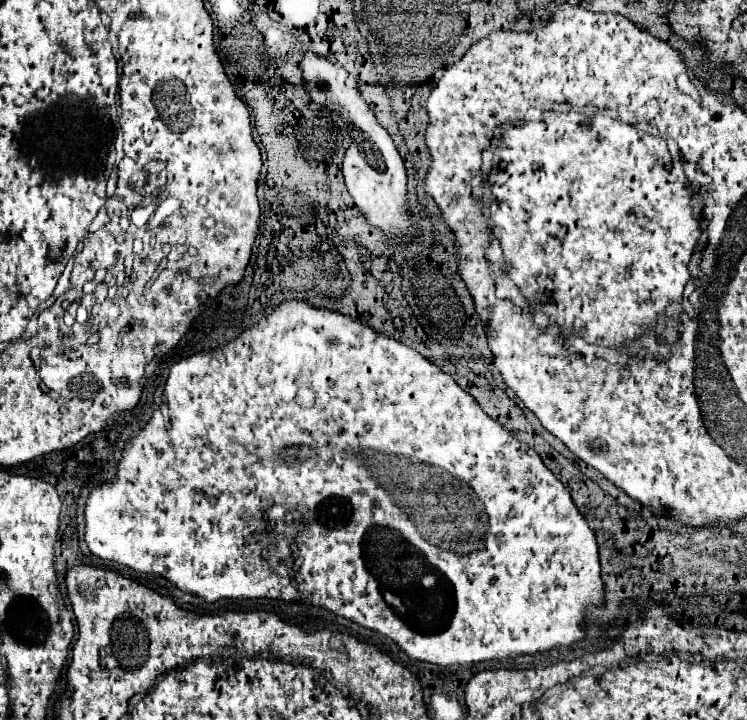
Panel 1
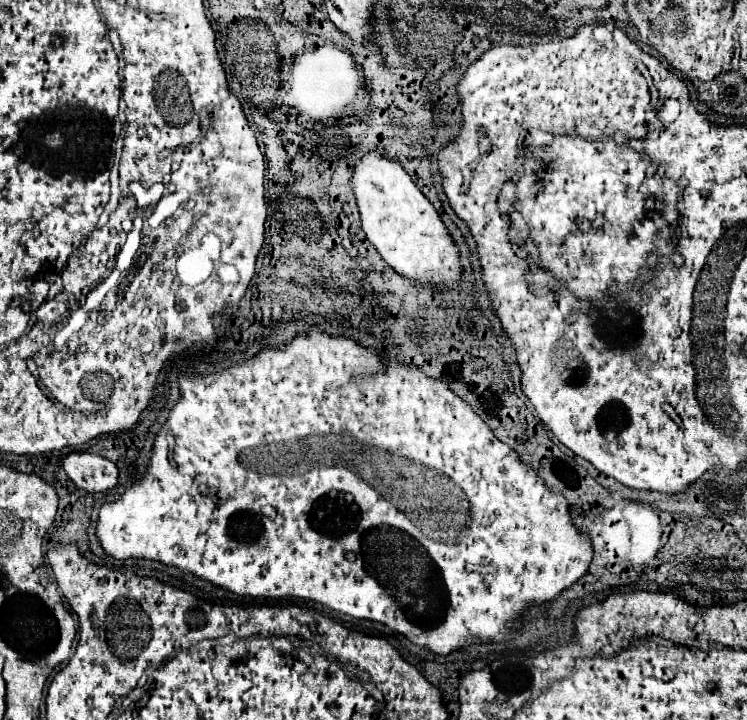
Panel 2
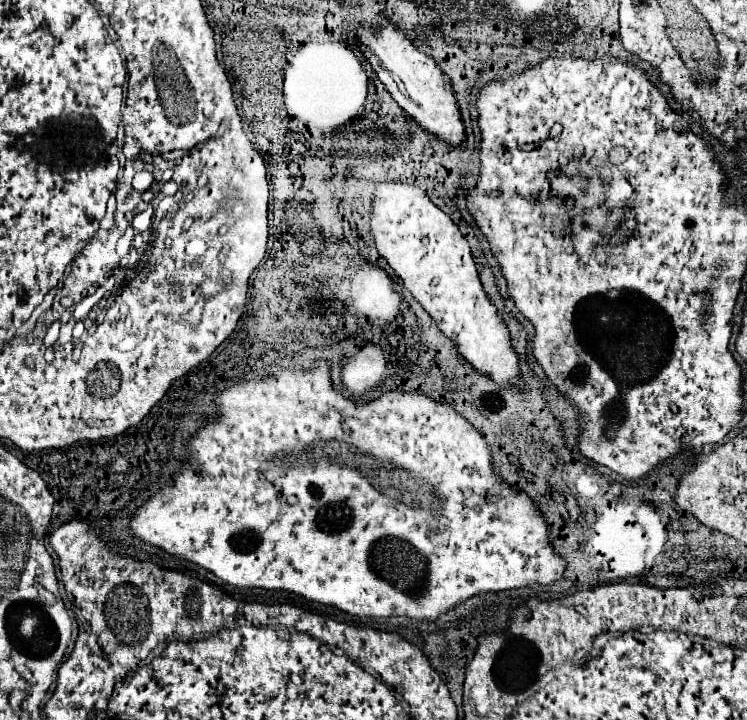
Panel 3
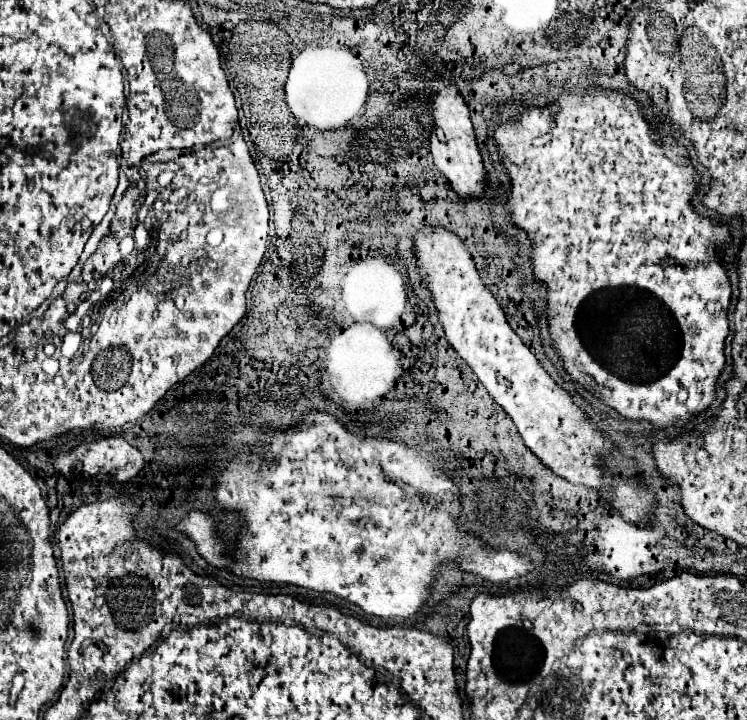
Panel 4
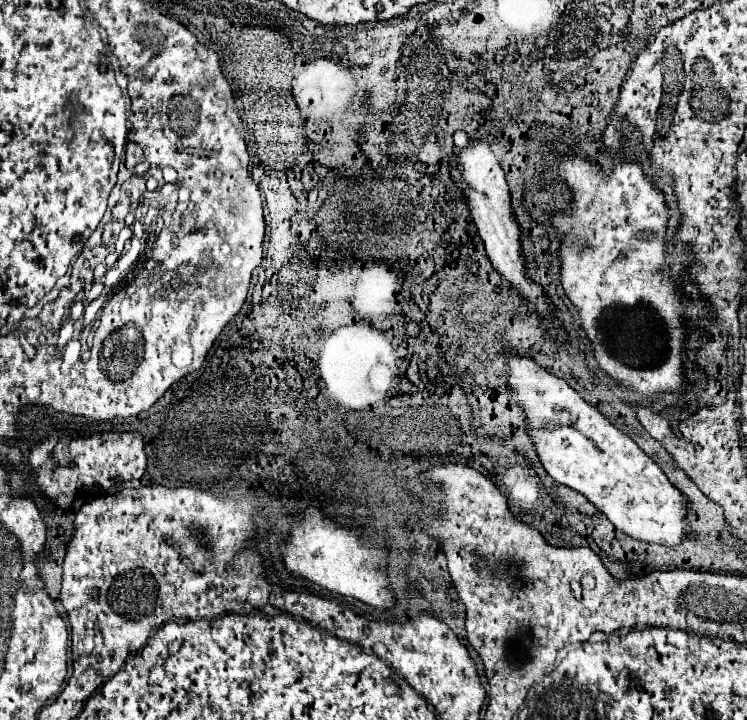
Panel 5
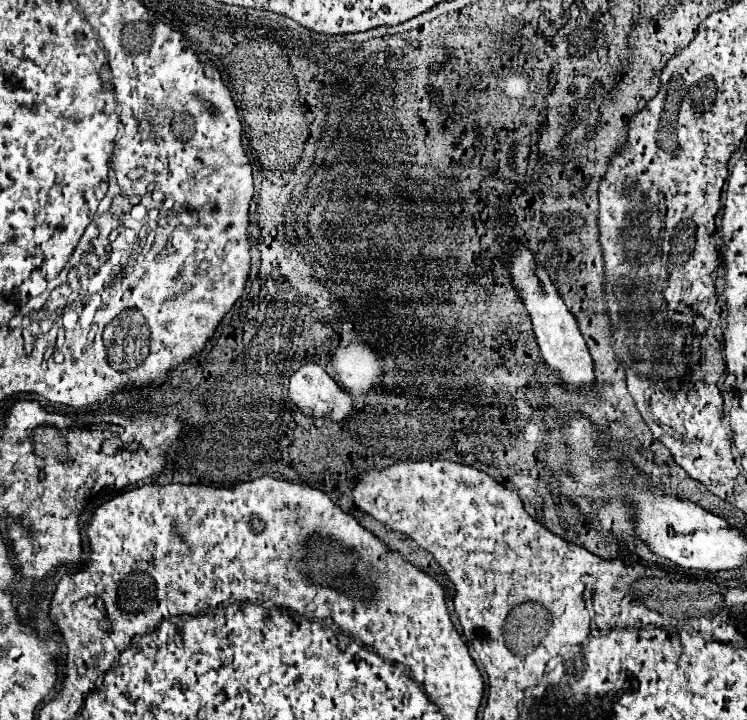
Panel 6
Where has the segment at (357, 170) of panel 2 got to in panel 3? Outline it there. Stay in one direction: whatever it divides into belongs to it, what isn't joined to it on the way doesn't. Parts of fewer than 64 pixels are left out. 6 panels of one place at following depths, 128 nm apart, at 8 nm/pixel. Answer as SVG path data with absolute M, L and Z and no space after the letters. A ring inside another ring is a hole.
M382 182L376 184L372 192L372 218L370 218L370 236L380 256L388 262L388 266L396 272L402 284L410 290L410 294L424 306L424 310L436 320L438 328L458 346L460 354L480 372L490 374L490 378L500 386L512 386L520 382L518 376L518 356L510 346L510 334L498 316L496 308L488 300L482 290L470 246L466 238L460 234L458 226L446 216L420 186L398 184L398 182Z

